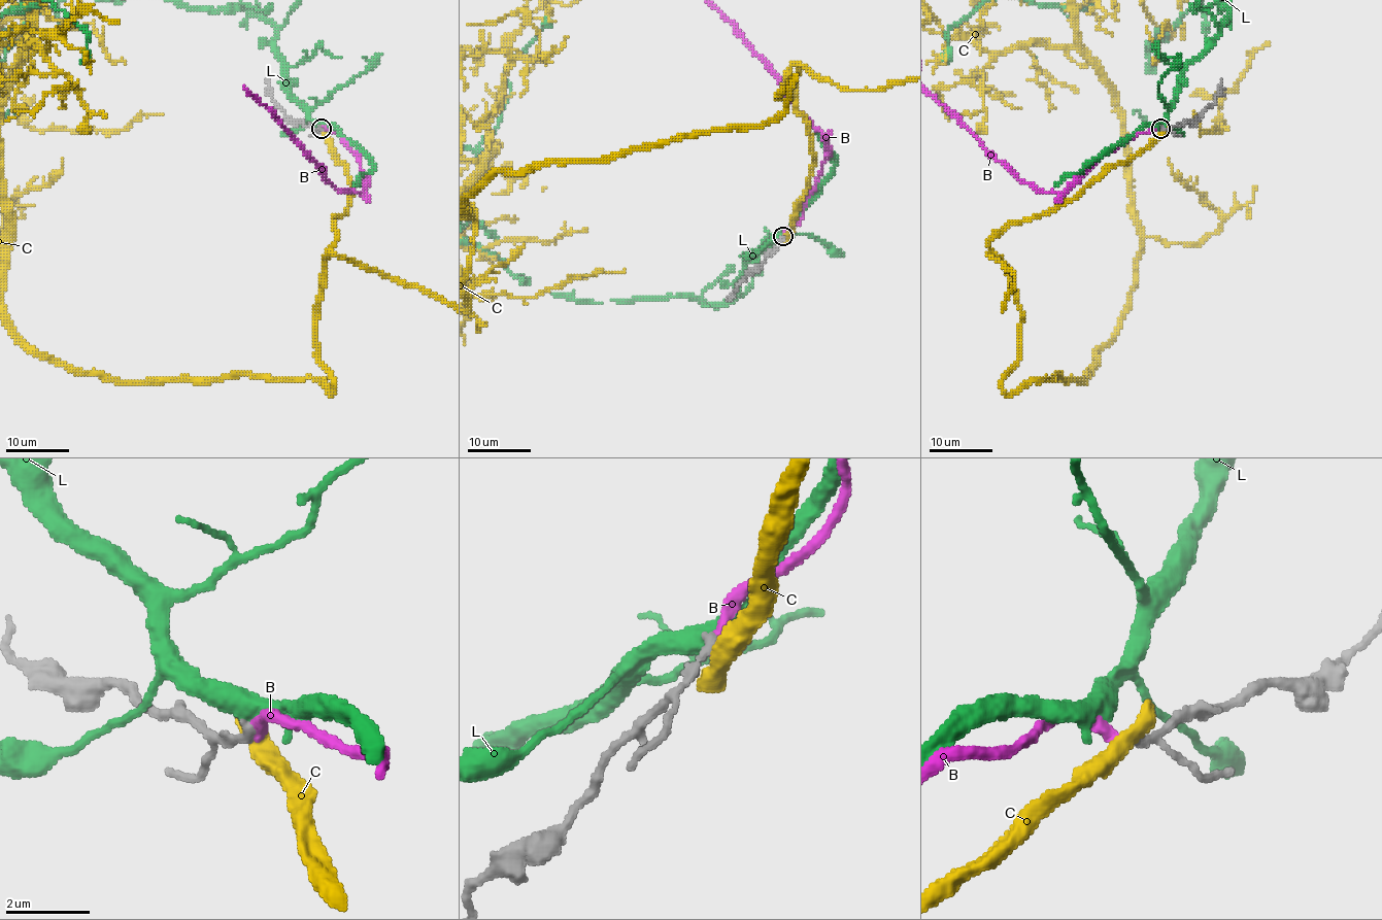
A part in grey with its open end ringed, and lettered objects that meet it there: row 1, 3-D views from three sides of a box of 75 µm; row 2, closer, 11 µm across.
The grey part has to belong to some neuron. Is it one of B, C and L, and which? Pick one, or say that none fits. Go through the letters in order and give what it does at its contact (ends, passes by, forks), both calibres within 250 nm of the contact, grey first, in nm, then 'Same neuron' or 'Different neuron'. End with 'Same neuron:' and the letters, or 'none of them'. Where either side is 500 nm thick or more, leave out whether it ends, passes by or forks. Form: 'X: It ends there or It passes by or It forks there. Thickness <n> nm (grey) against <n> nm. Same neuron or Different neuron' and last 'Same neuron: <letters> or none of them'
B: It ends there. Thickness 240 nm (grey) against 300 nm. Different neuron
C: Thickness 240 nm (grey) against 600 nm. Different neuron
L: It passes by. Thickness 200 nm (grey) against 480 nm. Different neuron
Same neuron: none of them

